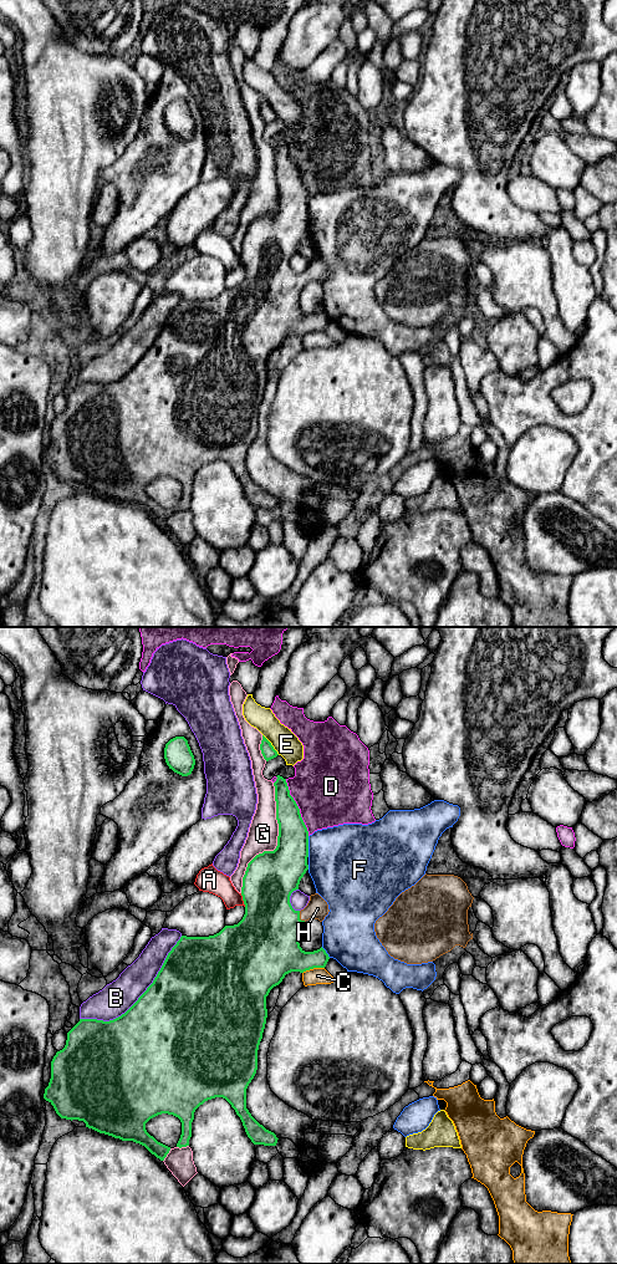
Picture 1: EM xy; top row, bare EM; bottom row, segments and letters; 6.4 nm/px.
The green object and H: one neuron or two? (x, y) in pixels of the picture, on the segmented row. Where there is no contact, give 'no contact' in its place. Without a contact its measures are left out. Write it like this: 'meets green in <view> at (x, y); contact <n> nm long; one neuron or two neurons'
meets green in xy at (299, 917); contact 80 nm long; one neuron

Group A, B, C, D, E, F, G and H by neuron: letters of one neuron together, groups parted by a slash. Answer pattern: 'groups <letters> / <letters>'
groups A / B / C / D / E / F / G / H

